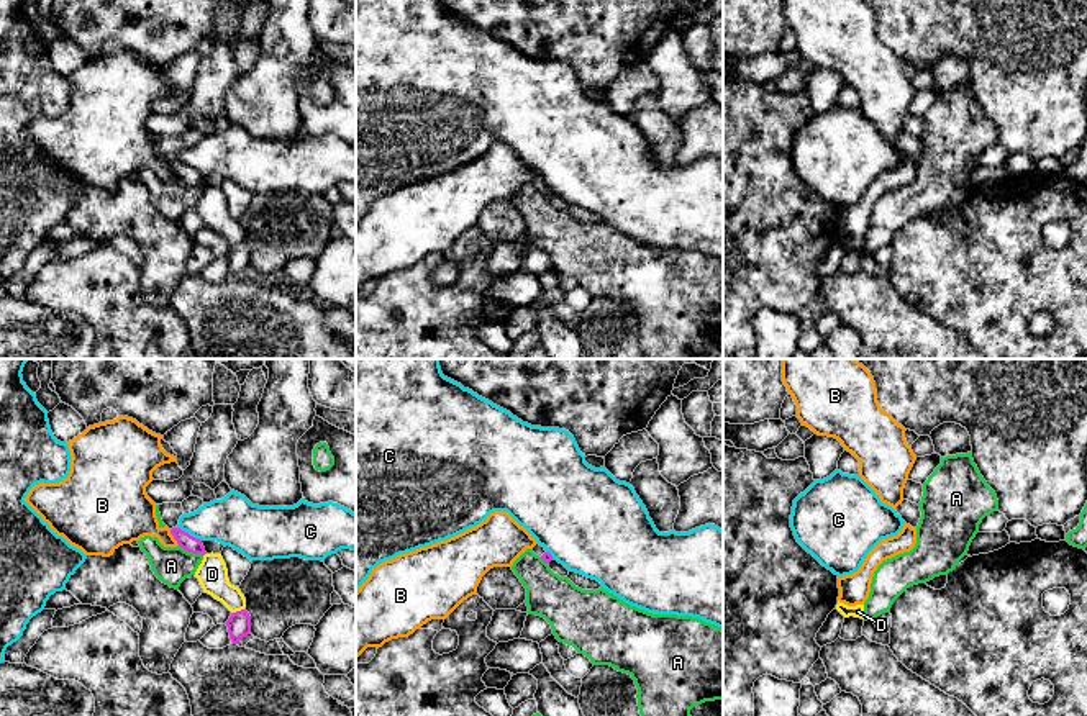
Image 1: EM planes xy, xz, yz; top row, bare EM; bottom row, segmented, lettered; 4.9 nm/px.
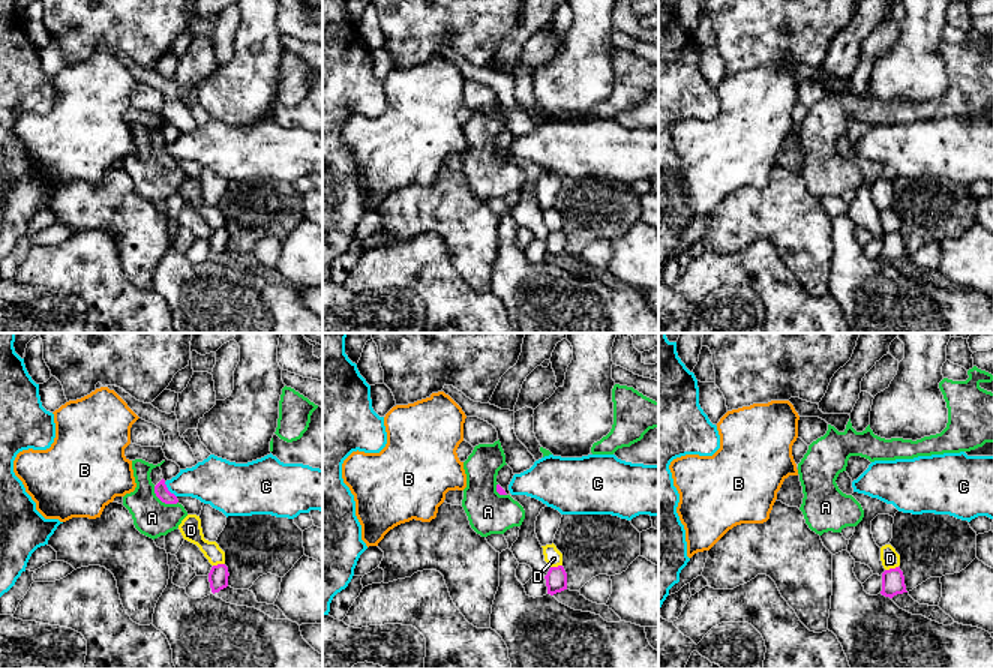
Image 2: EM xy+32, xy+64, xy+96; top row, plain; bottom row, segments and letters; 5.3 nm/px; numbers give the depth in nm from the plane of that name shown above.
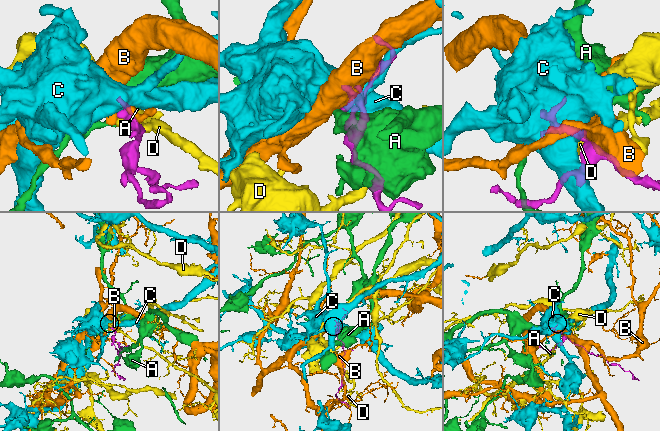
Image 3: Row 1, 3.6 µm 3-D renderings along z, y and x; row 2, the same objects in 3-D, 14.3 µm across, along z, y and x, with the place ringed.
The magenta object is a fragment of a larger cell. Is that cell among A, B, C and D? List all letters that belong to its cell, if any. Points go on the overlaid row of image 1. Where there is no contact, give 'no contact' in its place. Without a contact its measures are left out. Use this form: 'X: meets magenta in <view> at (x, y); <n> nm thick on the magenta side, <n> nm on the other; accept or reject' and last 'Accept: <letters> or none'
A: meets magenta in xy at (191, 551); 80 nm thick on the magenta side, 180 nm on the other; reject
B: meets magenta in xy at (174, 538); 80 nm thick on the magenta side, 260 nm on the other; reject
C: meets magenta in xy at (187, 533); 80 nm thick on the magenta side, 240 nm on the other; reject
D: meets magenta in xy at (236, 611); 110 nm thick on the magenta side, 150 nm on the other; reject
Accept: none

